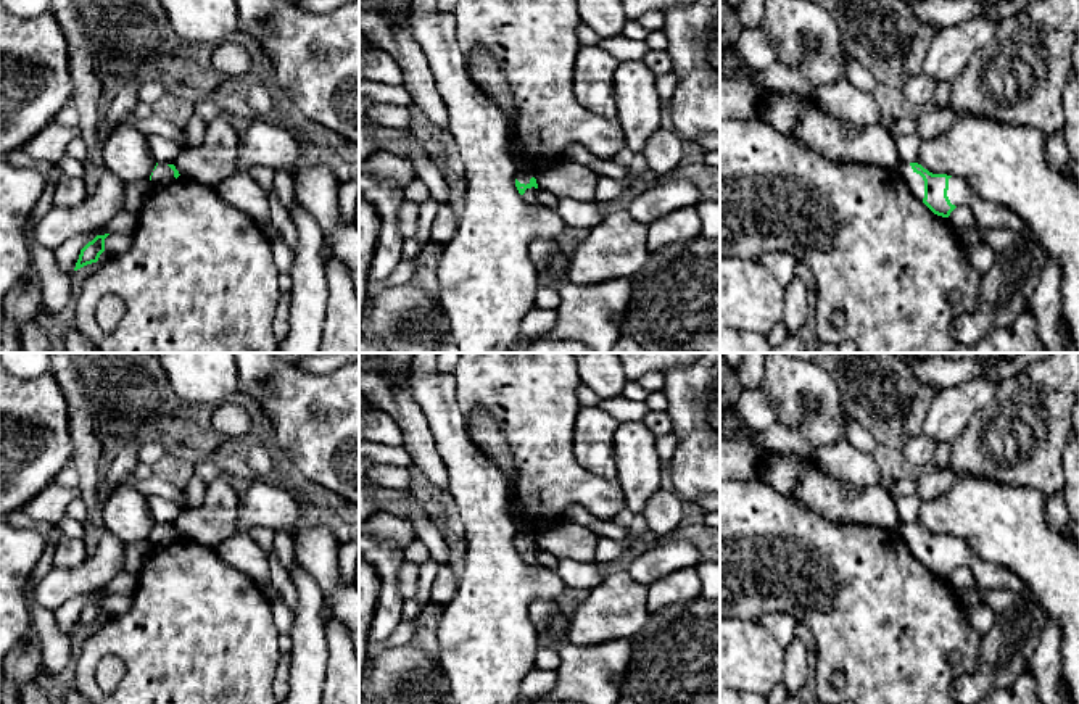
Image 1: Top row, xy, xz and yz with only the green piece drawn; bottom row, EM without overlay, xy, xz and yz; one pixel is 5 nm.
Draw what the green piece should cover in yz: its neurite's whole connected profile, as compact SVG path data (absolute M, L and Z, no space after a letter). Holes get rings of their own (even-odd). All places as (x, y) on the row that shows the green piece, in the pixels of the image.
M902 163L899 172L908 188L937 216L949 217L958 205L968 205L979 230L1008 227L1021 235L1026 229L1019 214L976 195L963 177L932 174L918 163Z

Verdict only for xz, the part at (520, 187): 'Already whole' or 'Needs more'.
Needs more

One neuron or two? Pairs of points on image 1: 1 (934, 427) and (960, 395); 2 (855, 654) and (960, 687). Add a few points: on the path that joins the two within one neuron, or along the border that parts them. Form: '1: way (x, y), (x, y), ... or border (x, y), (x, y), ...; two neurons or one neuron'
1: way (942, 419), (957, 403); one neuron
2: border (978, 658), (978, 667), (960, 672), (950, 687); two neurons

